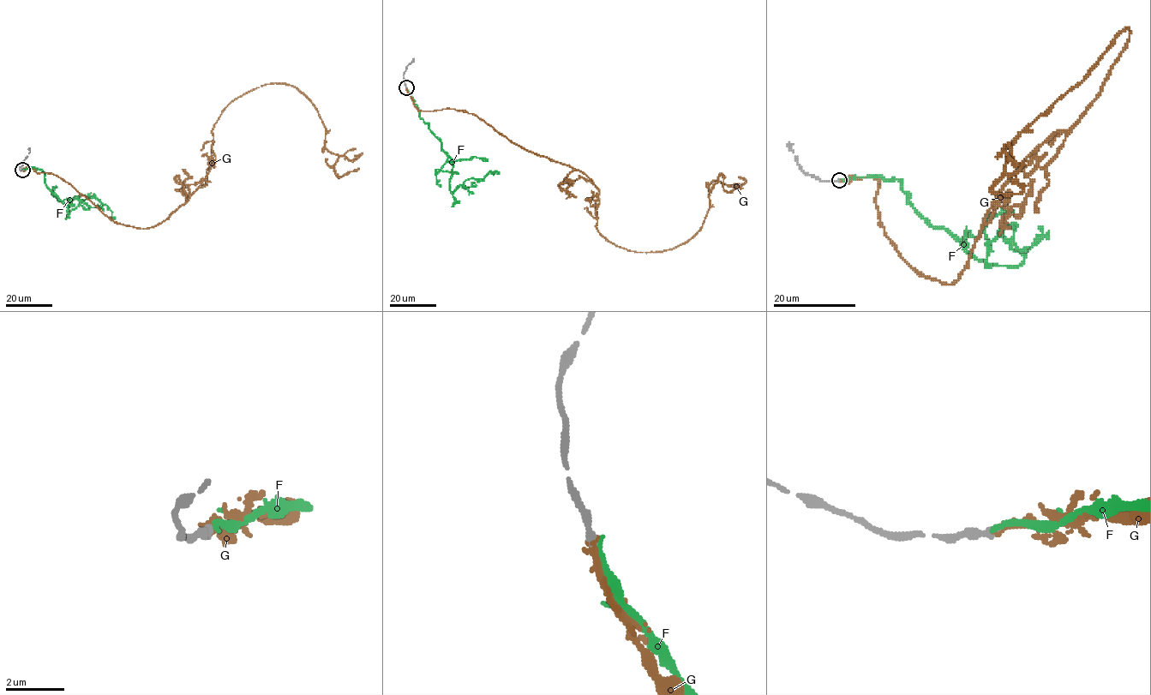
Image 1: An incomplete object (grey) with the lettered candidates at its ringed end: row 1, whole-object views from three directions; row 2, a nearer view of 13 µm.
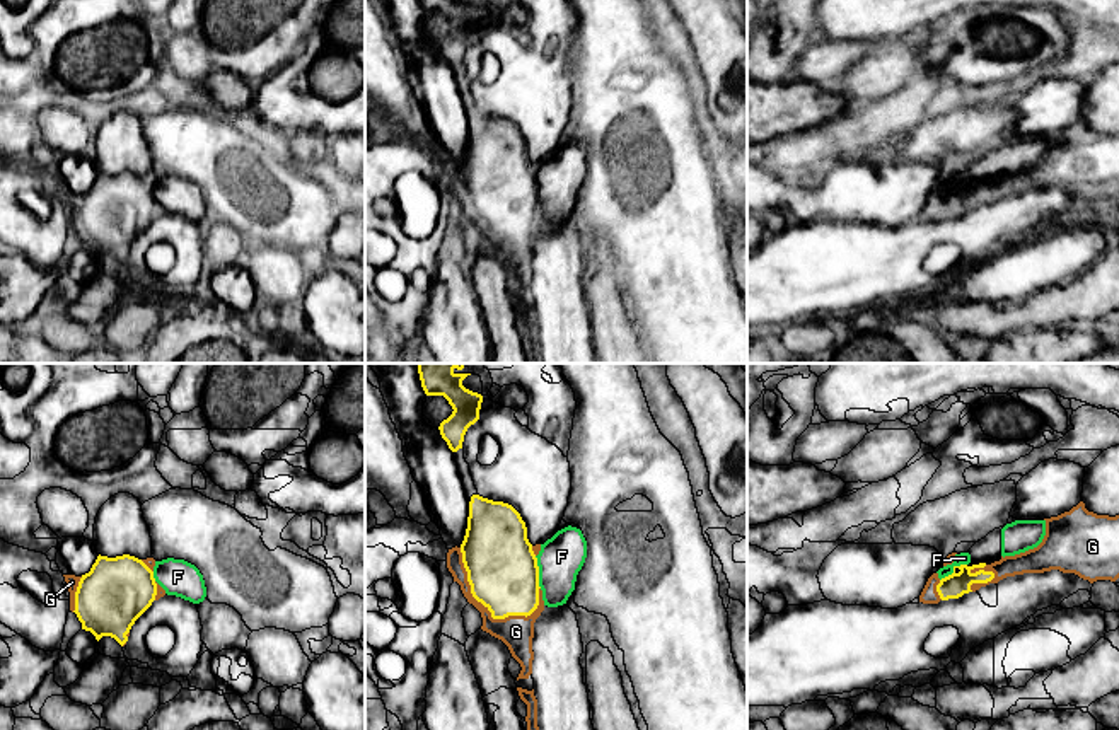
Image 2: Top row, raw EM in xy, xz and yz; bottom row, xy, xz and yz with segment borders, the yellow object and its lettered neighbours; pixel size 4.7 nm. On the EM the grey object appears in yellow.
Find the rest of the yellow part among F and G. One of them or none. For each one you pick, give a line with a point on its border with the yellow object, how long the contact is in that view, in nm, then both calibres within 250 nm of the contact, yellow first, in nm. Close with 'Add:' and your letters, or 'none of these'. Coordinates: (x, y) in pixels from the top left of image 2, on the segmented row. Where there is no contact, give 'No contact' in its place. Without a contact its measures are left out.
G: Touches yellow at xz (483, 604). Shared border 480 nm. Thickness 340 nm (yellow) against 160 nm
Add: G

